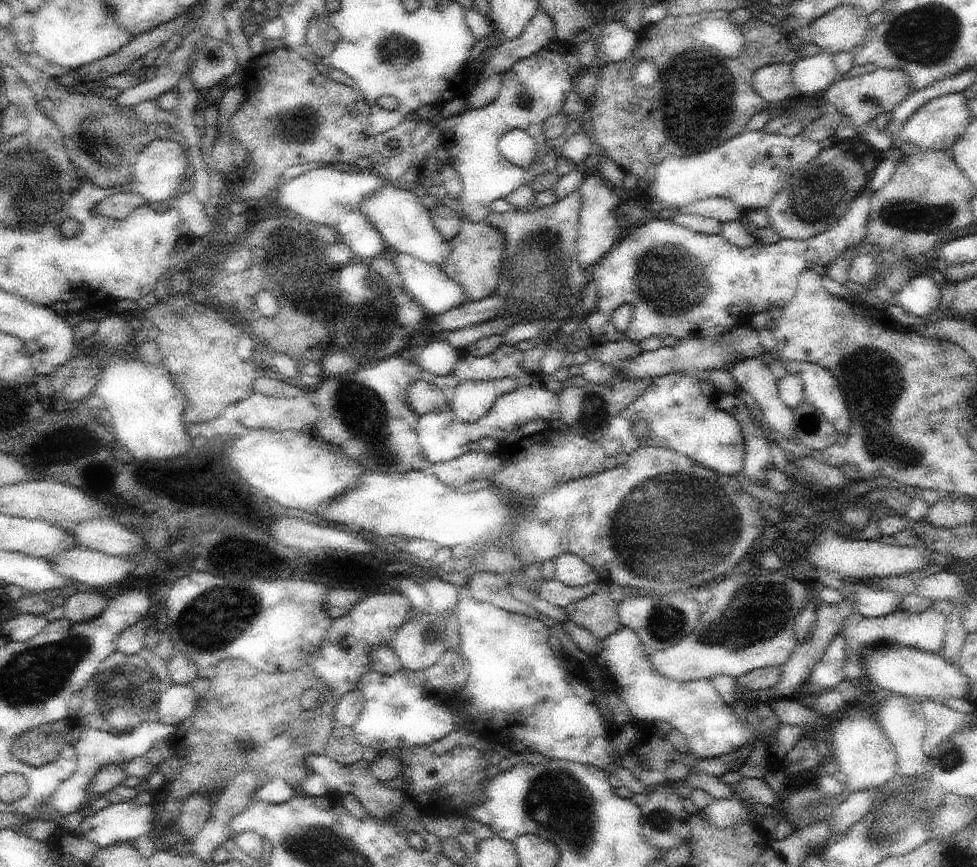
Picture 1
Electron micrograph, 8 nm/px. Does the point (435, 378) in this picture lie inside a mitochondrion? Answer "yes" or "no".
no

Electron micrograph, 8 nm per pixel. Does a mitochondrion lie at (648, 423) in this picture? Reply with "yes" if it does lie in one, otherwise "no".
no

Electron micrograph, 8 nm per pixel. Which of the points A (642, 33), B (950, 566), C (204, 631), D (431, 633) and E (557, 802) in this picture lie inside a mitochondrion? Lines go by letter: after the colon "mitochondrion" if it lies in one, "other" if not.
A: other
B: other
C: mitochondrion
D: mitochondrion
E: mitochondrion

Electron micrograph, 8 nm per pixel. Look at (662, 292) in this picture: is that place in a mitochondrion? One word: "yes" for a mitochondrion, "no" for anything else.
yes

